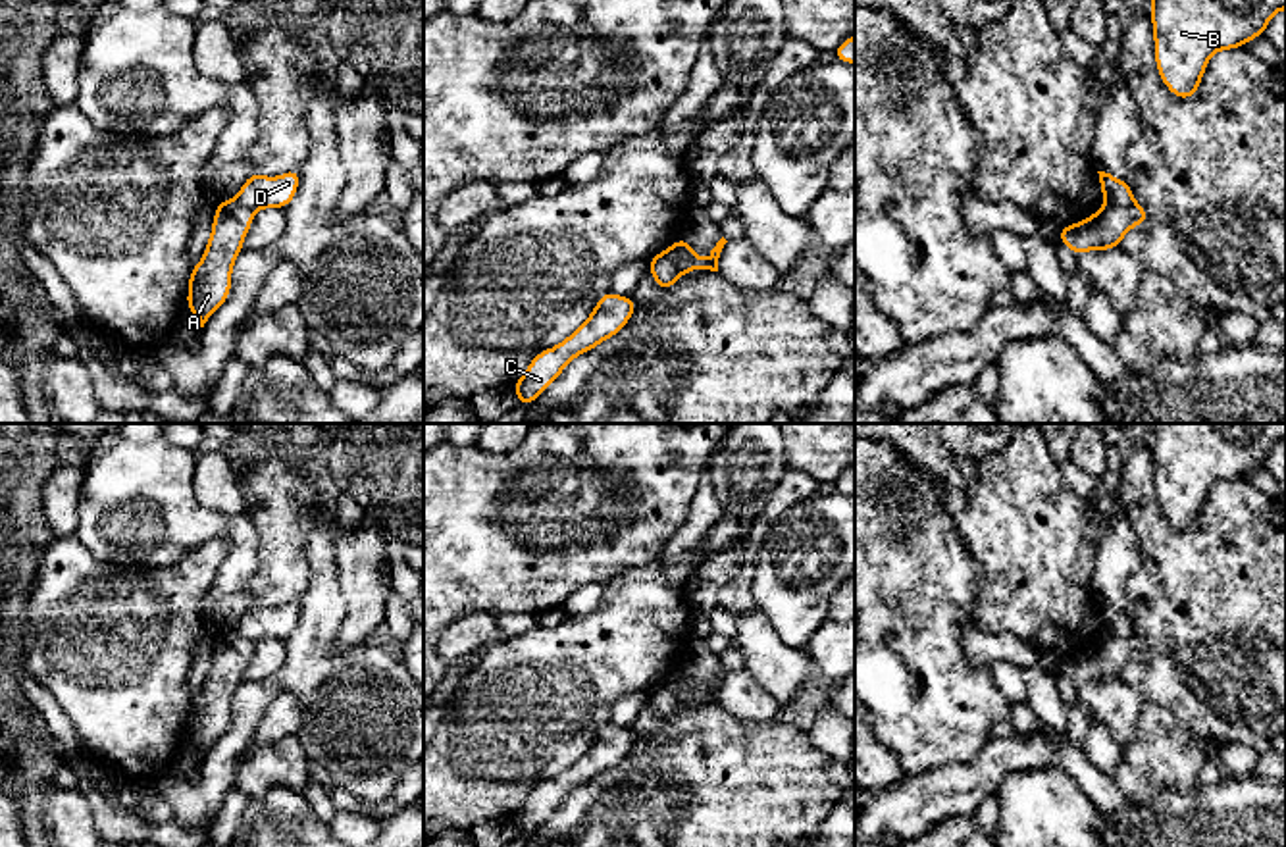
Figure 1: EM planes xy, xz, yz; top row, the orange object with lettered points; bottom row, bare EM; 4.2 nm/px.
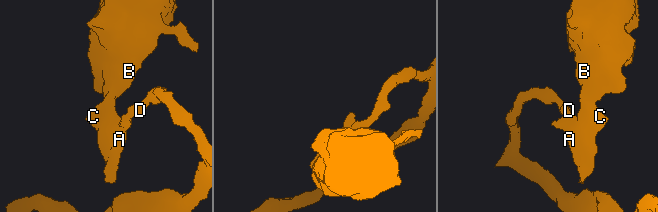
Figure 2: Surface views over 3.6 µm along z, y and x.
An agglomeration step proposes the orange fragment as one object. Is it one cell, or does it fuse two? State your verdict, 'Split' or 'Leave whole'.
Split

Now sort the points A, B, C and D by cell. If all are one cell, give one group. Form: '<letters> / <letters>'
A B C / D

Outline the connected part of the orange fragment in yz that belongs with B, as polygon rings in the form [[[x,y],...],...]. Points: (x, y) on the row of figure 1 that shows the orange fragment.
[[[1151,0],[1155,65],[1165,87],[1192,98],[1217,50],[1242,48],[1265,37],[1286,0]]]

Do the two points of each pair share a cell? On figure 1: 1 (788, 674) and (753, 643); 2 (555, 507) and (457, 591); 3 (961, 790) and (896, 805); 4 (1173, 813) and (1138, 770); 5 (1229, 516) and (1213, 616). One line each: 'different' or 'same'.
1: same
2: same
3: same
4: different
5: same

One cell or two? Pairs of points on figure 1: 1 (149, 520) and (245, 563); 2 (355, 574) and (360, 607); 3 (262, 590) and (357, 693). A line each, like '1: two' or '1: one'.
1: one
2: one
3: two

